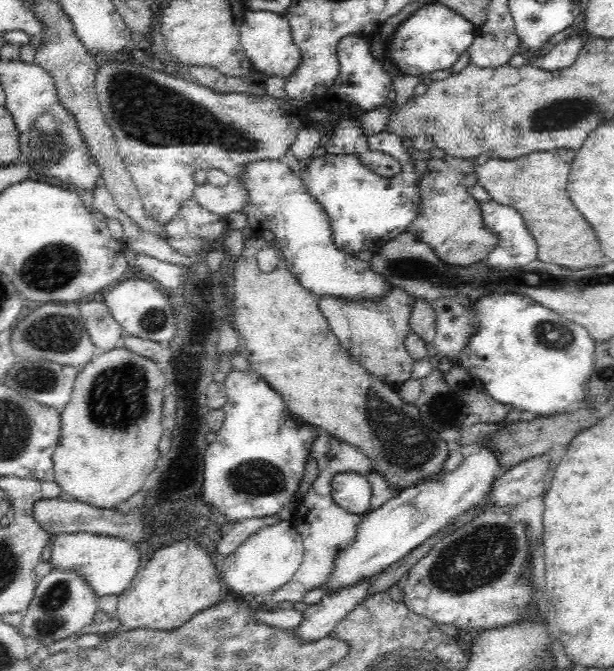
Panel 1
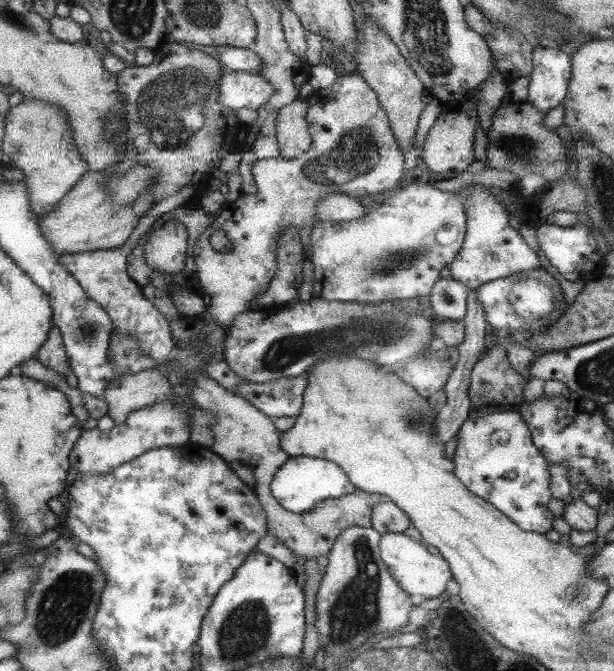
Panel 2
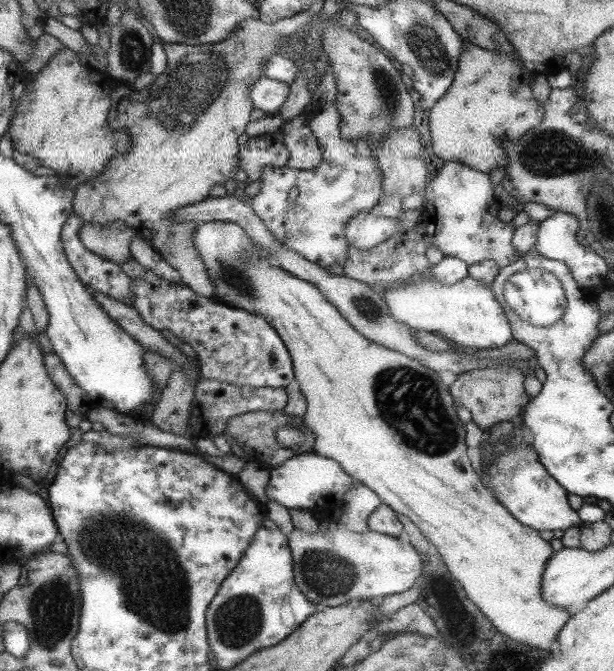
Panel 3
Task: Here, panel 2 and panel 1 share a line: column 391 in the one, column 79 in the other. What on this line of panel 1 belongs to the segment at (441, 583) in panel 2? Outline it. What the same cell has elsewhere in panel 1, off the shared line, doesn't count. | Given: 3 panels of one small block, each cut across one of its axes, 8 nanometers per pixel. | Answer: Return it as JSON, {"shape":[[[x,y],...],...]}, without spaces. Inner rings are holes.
{"shape":[[[88,533],[56,535],[49,562],[56,569],[78,571],[98,596],[123,593],[142,564],[138,551],[126,539]]]}

